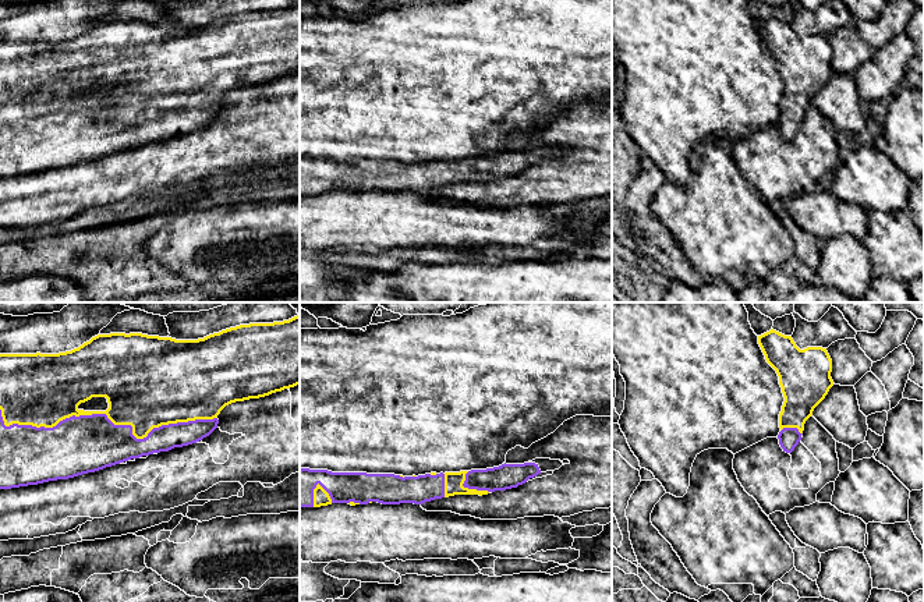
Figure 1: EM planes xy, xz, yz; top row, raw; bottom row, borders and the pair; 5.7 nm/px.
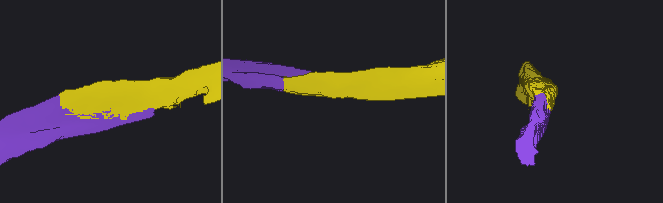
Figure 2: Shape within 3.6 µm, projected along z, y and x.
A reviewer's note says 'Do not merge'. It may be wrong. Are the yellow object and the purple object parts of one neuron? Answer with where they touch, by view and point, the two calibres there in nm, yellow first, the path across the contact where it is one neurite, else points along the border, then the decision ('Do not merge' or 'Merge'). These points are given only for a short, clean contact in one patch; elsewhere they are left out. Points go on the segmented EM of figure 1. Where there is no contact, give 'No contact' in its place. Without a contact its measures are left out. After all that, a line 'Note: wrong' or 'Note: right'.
Touches yellow at xy (106, 414). Thickness 420 nm (yellow) against 340 nm. Merge
Note: wrong

